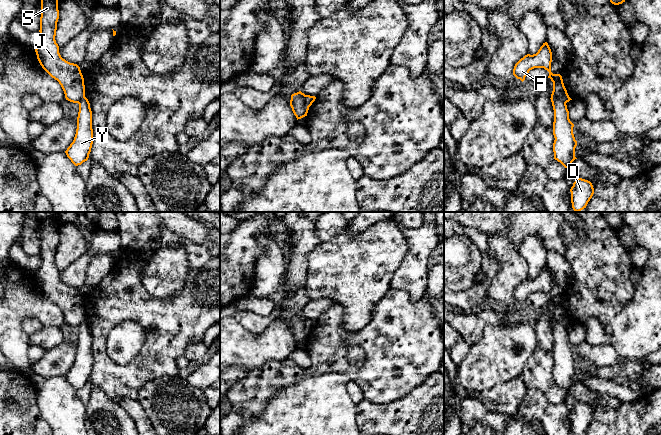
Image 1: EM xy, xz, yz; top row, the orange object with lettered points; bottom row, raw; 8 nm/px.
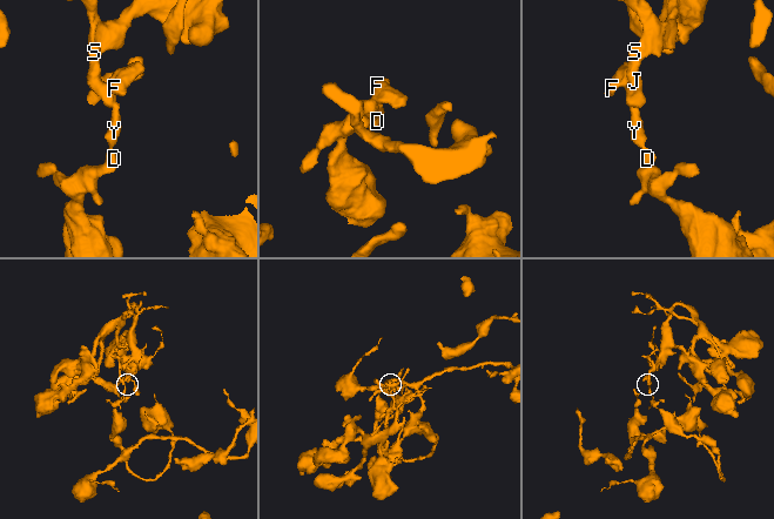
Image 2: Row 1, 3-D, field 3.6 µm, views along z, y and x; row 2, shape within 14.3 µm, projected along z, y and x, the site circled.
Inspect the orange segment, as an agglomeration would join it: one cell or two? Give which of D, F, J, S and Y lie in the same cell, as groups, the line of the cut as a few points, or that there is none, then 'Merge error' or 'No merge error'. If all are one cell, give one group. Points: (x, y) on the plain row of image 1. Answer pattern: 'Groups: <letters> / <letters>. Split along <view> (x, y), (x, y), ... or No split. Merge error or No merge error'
Groups: D Y / F J S. Split along yz (551, 320), (557, 320), (565, 327). Merge error

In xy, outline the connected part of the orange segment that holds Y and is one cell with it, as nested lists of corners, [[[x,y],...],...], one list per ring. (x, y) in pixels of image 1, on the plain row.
[[[84,321],[79,327],[77,353],[73,366],[65,375],[67,381],[75,389],[87,385],[93,368],[92,335],[90,327]]]

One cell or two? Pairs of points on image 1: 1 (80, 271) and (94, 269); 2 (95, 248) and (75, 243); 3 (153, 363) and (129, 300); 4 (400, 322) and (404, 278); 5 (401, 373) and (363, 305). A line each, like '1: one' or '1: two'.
1: two
2: two
3: one
4: two
5: two

